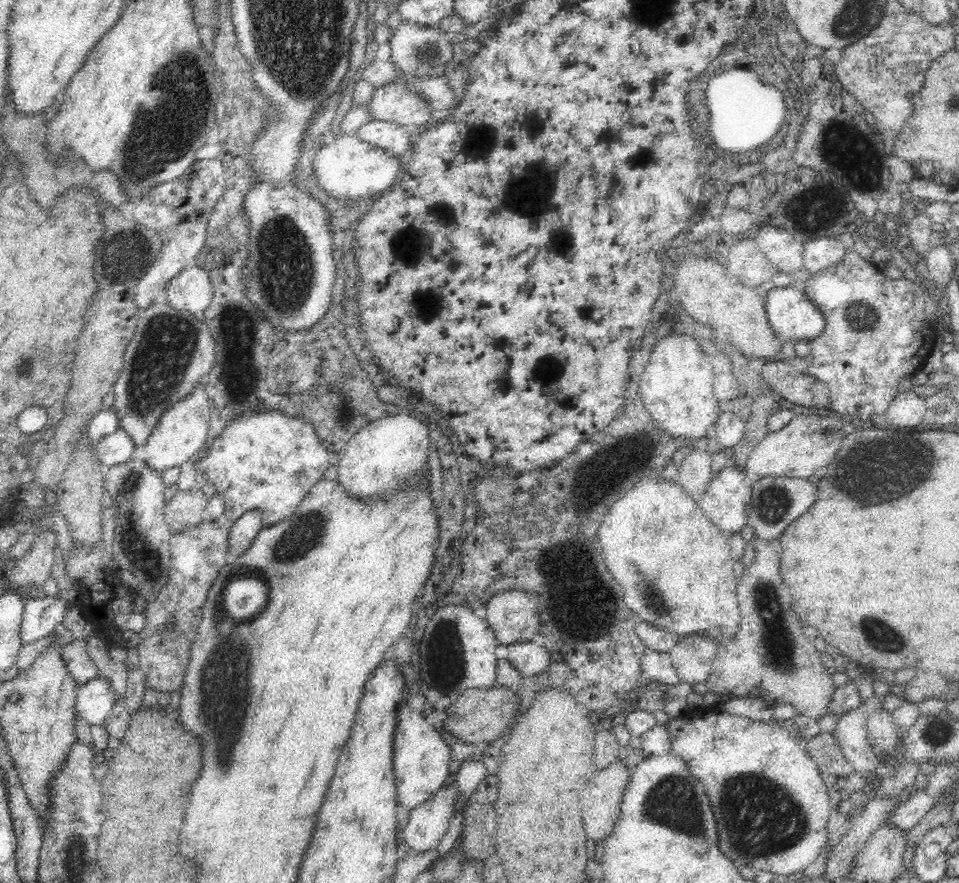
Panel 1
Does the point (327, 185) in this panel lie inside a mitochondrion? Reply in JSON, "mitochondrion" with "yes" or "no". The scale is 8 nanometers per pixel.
{"mitochondrion":"no"}

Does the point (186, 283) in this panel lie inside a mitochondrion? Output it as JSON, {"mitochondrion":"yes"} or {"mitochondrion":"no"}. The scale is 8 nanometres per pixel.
{"mitochondrion":"no"}

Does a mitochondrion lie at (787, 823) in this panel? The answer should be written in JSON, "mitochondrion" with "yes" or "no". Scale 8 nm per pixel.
{"mitochondrion":"yes"}

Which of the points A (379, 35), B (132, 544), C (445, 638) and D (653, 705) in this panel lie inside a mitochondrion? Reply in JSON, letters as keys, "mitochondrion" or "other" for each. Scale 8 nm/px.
{"A":"other","B":"mitochondrion","C":"mitochondrion","D":"other"}

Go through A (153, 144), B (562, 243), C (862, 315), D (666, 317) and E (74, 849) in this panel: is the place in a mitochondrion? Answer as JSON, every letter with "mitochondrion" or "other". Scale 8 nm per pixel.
{"A":"mitochondrion","B":"other","C":"mitochondrion","D":"other","E":"mitochondrion"}

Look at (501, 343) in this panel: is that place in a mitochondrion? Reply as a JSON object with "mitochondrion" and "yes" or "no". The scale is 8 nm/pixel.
{"mitochondrion":"no"}

